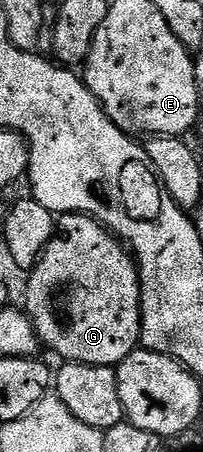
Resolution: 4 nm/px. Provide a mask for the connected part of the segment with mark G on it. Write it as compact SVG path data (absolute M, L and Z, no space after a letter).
M67 213L59 216L56 221L56 232L48 243L48 247L42 252L42 258L37 265L29 270L26 281L26 305L25 312L34 325L34 330L38 332L38 340L43 346L46 345L54 353L59 353L63 362L75 361L81 365L108 365L116 367L124 358L139 348L142 336L142 284L138 281L138 266L127 246L119 241L109 229L98 224L93 217L87 217L80 213Z

